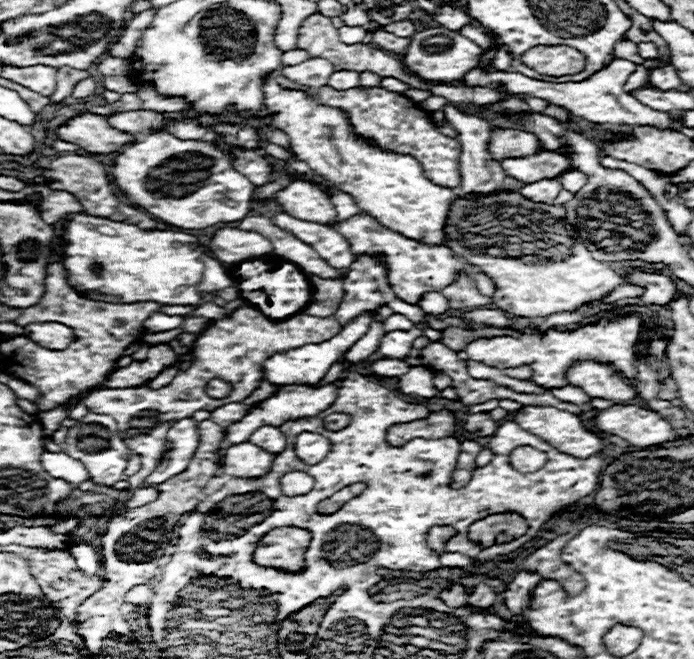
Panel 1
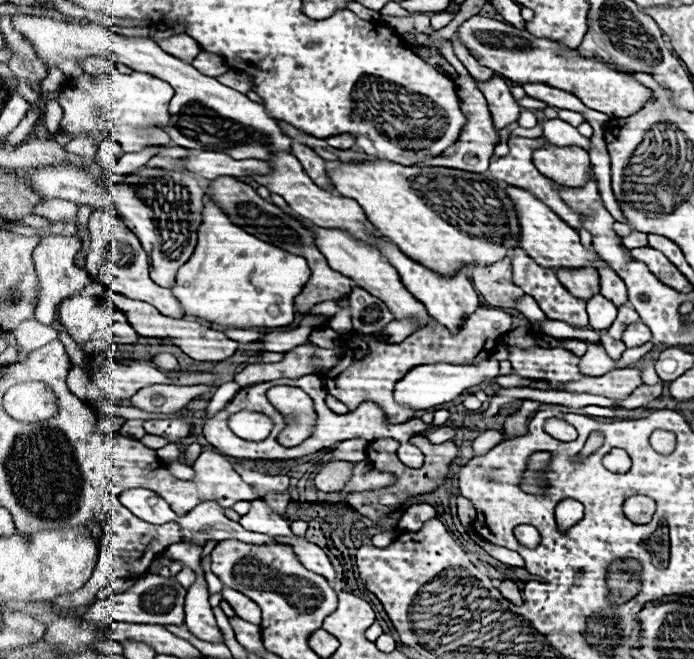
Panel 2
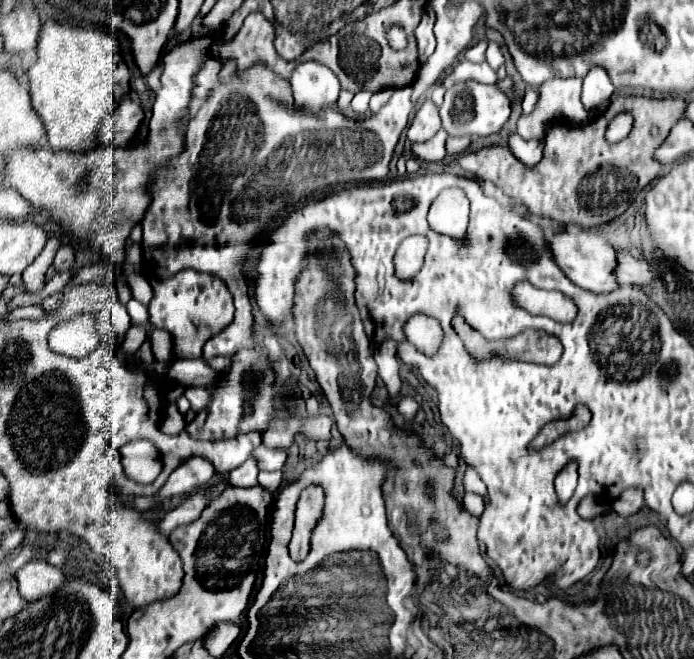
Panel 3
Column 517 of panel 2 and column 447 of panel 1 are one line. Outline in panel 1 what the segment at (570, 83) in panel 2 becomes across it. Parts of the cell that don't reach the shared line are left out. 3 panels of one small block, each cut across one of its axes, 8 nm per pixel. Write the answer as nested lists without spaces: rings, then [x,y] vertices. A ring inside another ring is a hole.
[[[436,26],[436,28],[416,32],[412,36],[412,44],[406,50],[402,62],[408,68],[408,72],[420,76],[422,80],[454,82],[454,80],[460,80],[464,74],[468,74],[472,68],[476,68],[480,64],[480,56],[482,56],[482,50],[478,44],[444,26]]]

